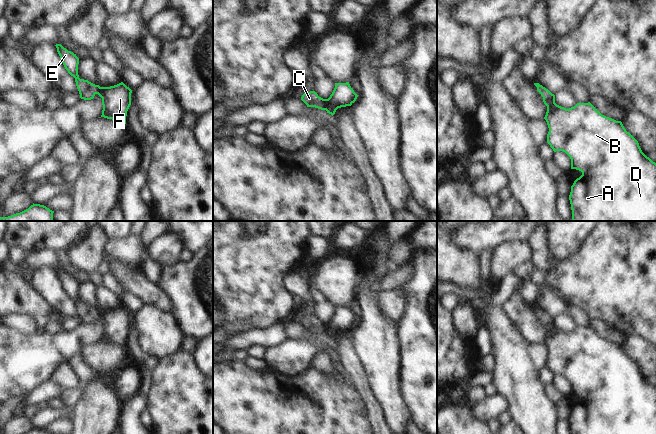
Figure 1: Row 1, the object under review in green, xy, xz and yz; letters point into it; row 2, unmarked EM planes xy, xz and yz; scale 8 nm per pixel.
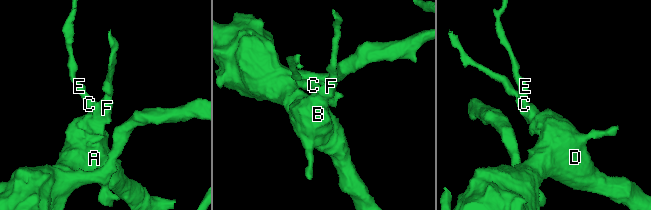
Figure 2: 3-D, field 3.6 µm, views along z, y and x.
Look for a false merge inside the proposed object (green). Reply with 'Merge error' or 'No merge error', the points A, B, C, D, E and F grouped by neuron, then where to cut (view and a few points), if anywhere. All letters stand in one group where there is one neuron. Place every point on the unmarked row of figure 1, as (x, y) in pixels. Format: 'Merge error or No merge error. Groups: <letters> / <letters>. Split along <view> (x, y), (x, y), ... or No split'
No merge error. Groups: A B C D E F. No split.

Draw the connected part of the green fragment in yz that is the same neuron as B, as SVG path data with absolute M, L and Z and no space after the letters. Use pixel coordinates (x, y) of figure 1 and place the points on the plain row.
M534 307L547 330L544 343L549 356L547 367L556 375L565 376L571 383L571 393L582 396L571 410L571 434L656 434L656 387L641 374L638 365L624 352L621 345L602 339L590 326L577 327L566 333L555 327L555 319Z

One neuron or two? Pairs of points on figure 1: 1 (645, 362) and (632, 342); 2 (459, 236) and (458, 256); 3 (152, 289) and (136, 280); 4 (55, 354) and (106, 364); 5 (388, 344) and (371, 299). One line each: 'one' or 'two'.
1: one
2: two
3: one
4: two
5: one

